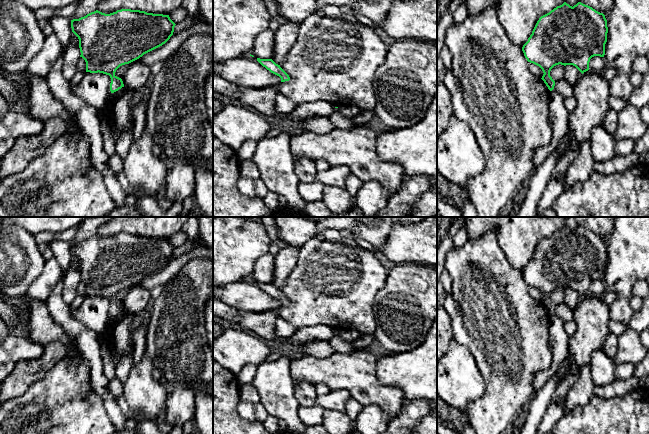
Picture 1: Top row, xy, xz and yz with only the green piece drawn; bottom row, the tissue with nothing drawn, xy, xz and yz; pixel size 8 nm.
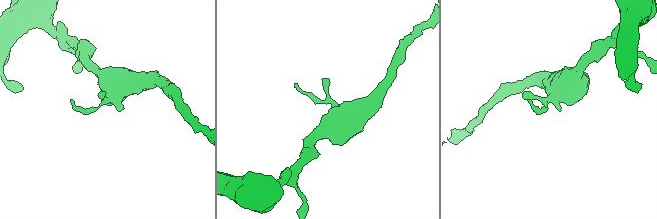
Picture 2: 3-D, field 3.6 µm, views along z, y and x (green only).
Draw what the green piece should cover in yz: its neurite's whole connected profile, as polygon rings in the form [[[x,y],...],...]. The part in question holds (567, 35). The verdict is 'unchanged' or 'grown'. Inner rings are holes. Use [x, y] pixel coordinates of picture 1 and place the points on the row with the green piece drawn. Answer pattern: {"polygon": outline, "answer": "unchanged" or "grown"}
{"polygon": [[[564,2],[537,21],[522,51],[528,62],[539,66],[543,71],[542,80],[550,91],[555,81],[550,76],[551,69],[556,65],[573,65],[582,74],[589,70],[590,59],[594,56],[604,57],[607,42],[607,20],[603,13],[578,2],[573,7]]], "answer": "unchanged"}

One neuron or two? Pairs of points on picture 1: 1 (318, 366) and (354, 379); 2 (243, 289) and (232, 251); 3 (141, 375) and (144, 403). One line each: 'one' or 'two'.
1: one
2: two
3: one

